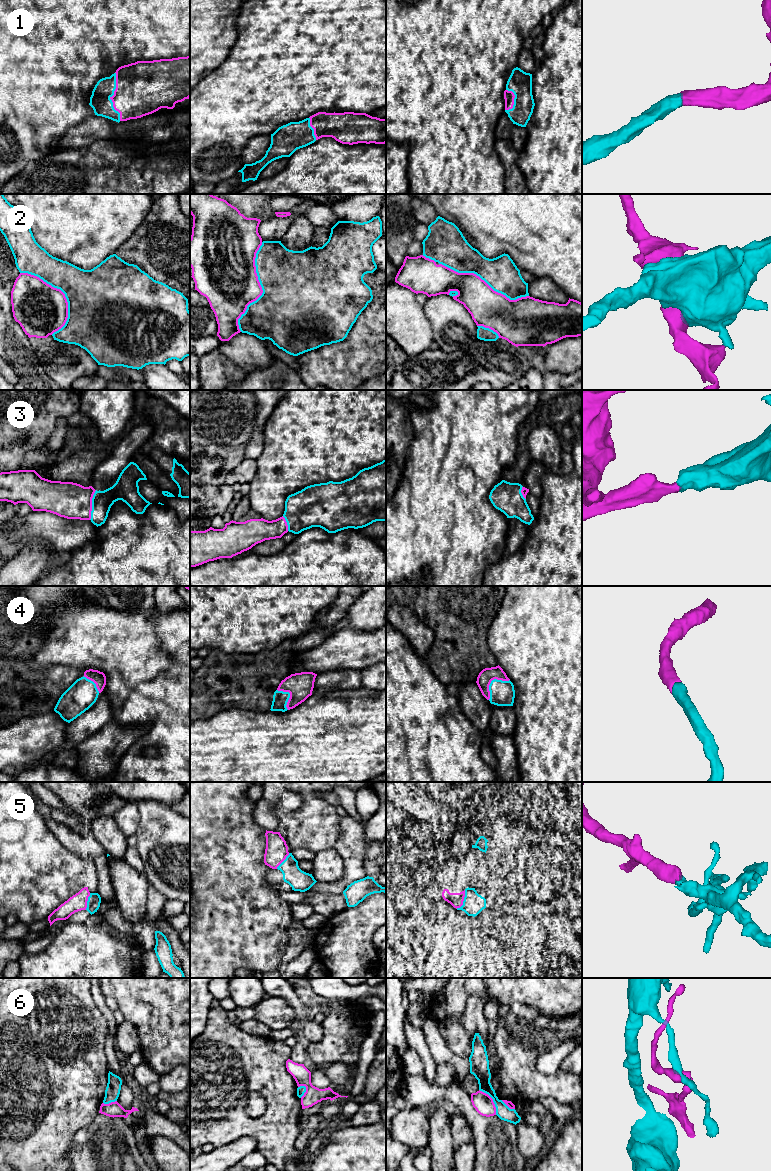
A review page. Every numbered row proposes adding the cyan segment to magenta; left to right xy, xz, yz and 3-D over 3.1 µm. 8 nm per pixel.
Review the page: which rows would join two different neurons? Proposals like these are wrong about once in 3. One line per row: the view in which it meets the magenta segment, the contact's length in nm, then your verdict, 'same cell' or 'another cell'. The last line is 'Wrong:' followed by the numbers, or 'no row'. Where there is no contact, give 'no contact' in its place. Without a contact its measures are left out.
1: meets magenta in xy; contact 400 nm long; same cell
2: meets magenta in xz; contact 750 nm long; another cell
3: meets magenta in xy; contact 240 nm long; same cell
4: meets magenta in yz; contact 240 nm long; same cell
5: meets magenta in yz; contact 170 nm long; same cell
6: meets magenta in yz; contact 240 nm long; another cell
Wrong: 2, 6

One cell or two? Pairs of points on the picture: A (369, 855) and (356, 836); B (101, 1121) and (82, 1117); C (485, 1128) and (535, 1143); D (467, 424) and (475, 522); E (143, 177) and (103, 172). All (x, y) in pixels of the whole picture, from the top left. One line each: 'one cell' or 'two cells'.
A: two cells
B: two cells
C: two cells
D: one cell
E: one cell

